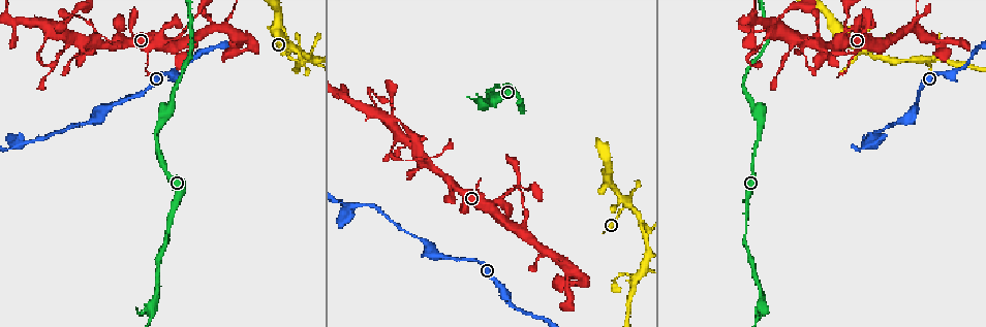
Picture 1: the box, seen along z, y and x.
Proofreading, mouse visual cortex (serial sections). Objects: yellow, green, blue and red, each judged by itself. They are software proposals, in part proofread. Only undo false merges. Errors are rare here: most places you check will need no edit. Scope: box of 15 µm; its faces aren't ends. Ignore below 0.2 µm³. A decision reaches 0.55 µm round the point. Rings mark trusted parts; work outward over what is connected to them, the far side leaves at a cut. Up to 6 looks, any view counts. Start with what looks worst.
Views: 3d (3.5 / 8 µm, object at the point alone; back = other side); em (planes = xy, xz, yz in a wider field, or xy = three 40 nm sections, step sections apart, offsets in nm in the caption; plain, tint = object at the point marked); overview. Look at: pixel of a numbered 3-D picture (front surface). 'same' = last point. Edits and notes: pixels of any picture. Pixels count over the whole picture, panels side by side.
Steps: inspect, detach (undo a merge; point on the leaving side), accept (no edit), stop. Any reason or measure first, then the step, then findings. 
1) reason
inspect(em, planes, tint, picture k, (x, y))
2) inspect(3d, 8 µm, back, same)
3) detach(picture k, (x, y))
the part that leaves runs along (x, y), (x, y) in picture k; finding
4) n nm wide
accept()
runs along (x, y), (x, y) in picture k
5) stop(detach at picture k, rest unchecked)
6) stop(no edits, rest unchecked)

arms part here
inspect(em, planes, tint, picture 1, (862, 52))

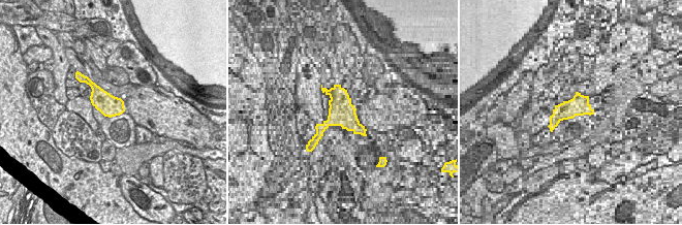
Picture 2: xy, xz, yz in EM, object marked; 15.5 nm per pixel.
inspect(3d, 3.5 µm, same)

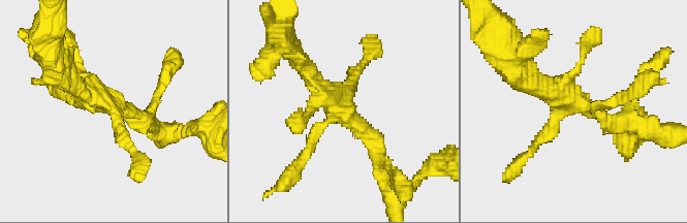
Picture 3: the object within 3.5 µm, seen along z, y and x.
accept()
runs along (630, 95), (588, 107), (530, 83) in picture 3; one cell here

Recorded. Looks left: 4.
inspect(3d, 3.5 µm, back, picture 1, (24, 143))

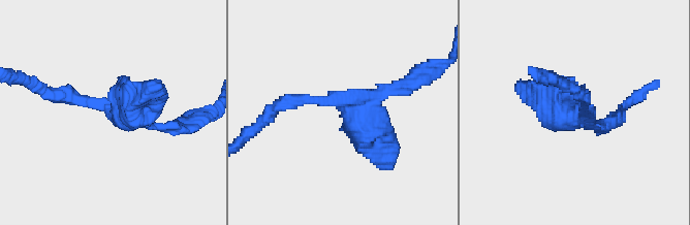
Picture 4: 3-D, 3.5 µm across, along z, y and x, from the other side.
inspect(em, xy, step 2, tint, picture 4, (585, 109))

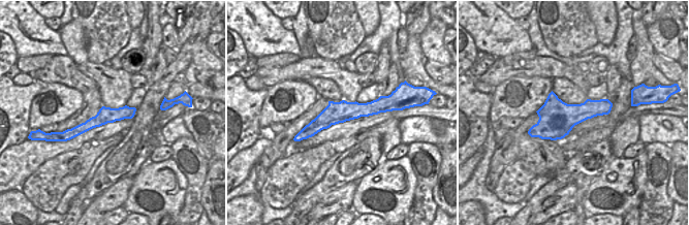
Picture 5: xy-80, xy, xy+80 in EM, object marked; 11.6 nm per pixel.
accept()
runs along (385, 105), (335, 113), (302, 134) in picture 5; one cell here

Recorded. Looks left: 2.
three arms meet
inspect(3d, 3.5 µm, picture 1, (163, 41))

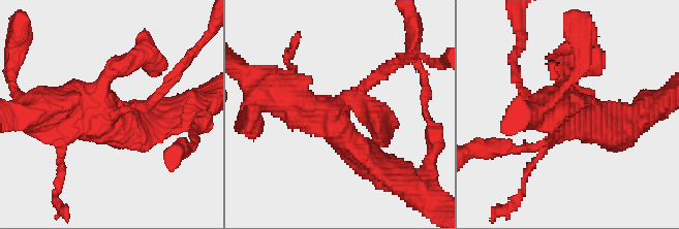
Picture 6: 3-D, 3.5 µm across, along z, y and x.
need the tissue
inspect(em, xy, step 3, tint, picture 6, (112, 114))

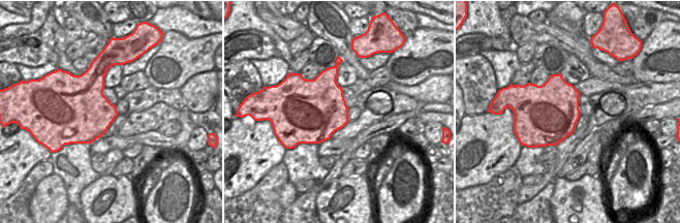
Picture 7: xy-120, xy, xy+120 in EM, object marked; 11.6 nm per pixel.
accept()
runs along (272, 90), (323, 113), (371, 162) in picture 6; all the same cell

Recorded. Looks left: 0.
stop(no edits, rest unchecked)

